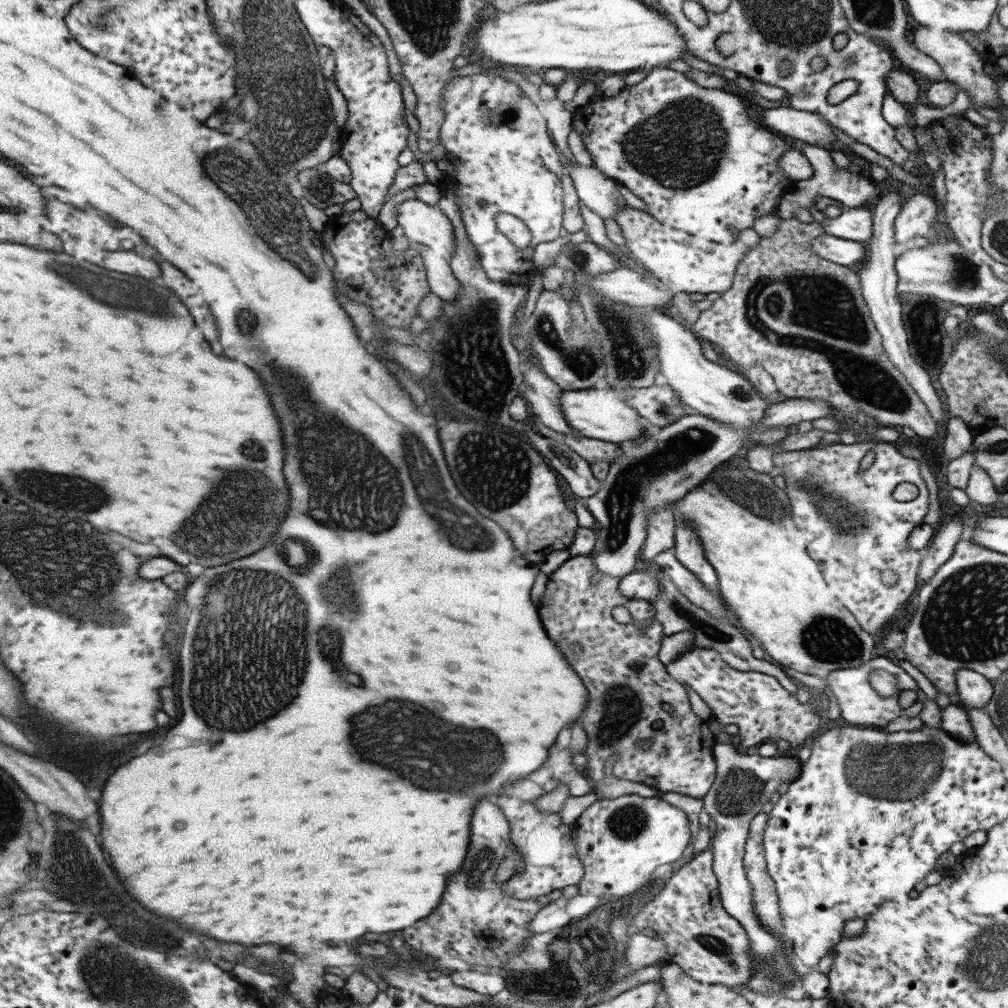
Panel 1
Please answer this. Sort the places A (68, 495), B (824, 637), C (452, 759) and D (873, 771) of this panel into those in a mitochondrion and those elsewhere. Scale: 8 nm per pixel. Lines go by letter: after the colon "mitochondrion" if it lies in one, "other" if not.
A: mitochondrion
B: mitochondrion
C: mitochondrion
D: mitochondrion

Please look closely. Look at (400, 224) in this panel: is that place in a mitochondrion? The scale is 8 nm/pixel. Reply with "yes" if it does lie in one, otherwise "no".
no

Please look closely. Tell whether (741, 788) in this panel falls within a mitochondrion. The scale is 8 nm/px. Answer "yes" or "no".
yes

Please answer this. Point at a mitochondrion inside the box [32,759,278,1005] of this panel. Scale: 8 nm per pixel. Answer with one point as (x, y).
(70, 881)

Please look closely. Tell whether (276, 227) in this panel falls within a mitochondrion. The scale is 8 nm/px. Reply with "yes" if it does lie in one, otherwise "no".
yes

